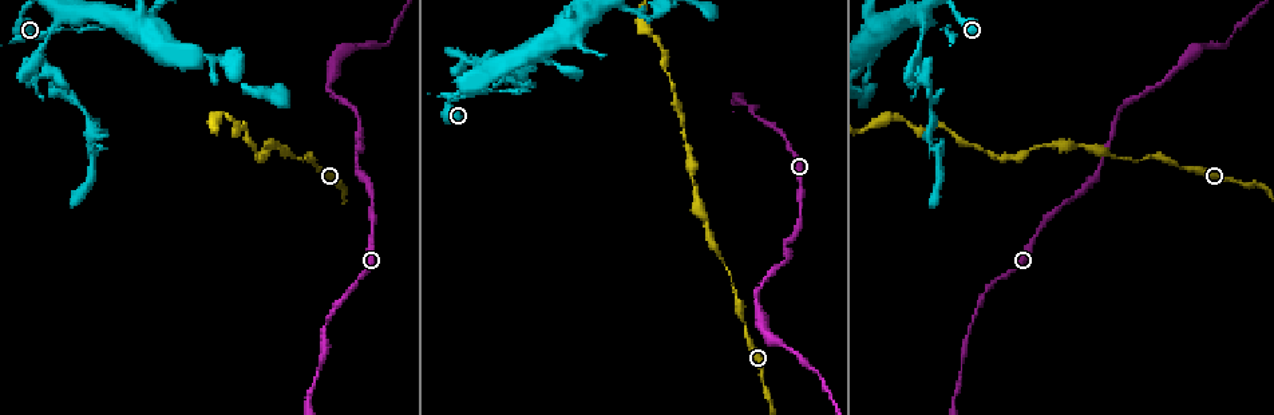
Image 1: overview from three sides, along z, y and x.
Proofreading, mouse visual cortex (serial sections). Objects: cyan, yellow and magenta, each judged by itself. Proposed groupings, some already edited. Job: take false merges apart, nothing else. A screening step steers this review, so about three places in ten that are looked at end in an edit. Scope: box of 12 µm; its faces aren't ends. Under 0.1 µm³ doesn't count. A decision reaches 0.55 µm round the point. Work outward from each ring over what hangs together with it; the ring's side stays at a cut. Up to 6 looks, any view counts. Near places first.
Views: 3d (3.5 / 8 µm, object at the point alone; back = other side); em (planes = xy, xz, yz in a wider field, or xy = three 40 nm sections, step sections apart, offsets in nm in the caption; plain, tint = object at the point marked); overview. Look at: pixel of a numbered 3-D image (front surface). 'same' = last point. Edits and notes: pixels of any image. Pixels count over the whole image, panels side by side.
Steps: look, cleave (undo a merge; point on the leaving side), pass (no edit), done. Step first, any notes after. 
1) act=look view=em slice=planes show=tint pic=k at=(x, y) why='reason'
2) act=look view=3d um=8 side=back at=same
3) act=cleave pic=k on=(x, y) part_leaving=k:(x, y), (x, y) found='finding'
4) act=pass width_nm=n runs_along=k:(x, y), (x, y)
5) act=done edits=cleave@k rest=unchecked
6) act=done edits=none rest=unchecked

act=look view=3d um=3.5 pic=1 at=(1235, 31) why='narrows sharply'

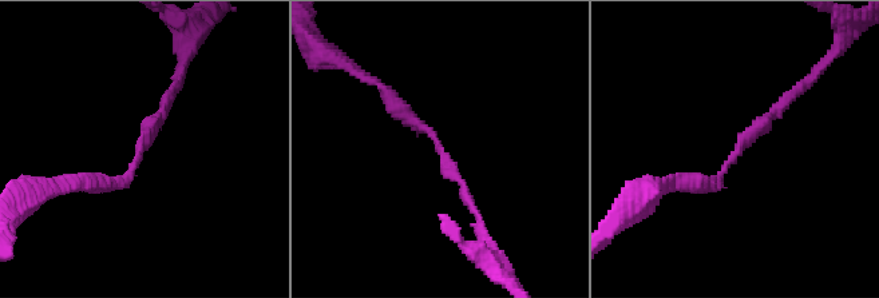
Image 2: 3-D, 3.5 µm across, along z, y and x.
act=look view=em slice=xy step=2 show=tint pic=2 at=(137, 152)

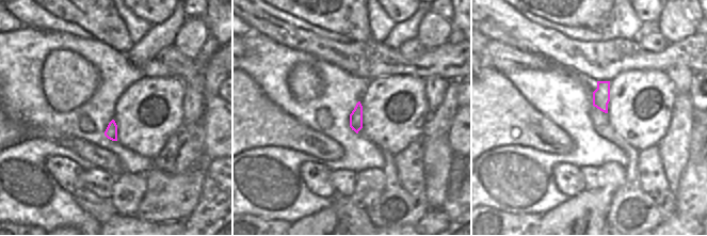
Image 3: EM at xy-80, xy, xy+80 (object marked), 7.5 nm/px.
act=pass arm_widths_nm=150,200 runs_along=2:(383, 91), (436, 139), (470, 205) found='all the same cell'

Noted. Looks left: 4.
act=look view=3d um=3.5 pic=1 at=(656, 12) why='abrupt turn'

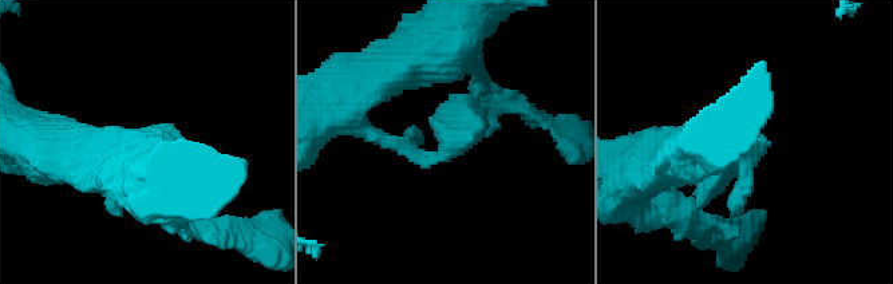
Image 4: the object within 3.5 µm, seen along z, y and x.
act=look view=em slice=planes show=tint pic=4 at=(447, 144)

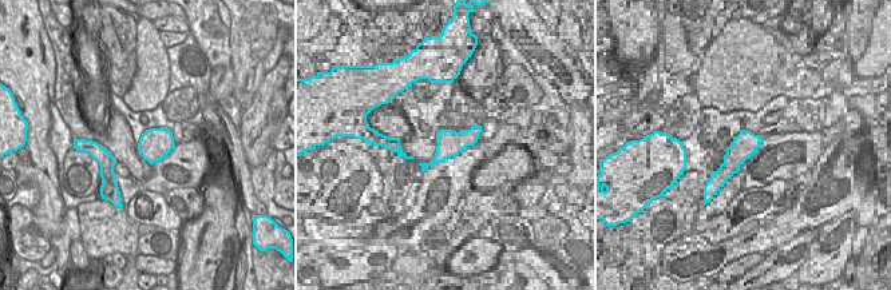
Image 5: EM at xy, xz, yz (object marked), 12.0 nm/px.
act=pass runs_along=4:(70, 144), (151, 139), (165, 205) found='one cell here'

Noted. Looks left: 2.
act=look view=3d um=3.5 side=back pic=1 at=(469, 63) why='narrows sharply'

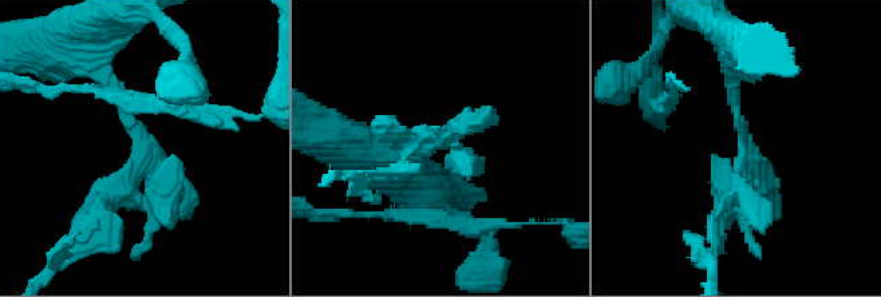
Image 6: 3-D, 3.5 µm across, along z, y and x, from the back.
act=cleave pic=6 on=(166, 217) part_leaving=6:(131, 169), (99, 226), (58, 258) found='two cells meet here'

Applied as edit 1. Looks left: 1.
act=done edits=cleave@6 rest=unchecked

